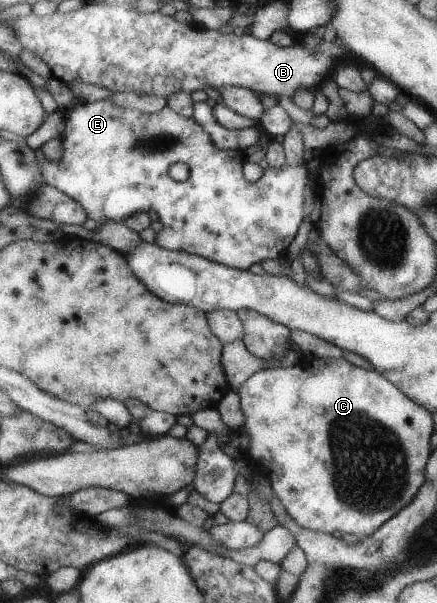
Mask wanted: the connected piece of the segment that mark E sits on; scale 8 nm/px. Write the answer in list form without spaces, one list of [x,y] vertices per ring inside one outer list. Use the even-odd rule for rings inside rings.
[[[102,99],[92,103],[76,102],[63,113],[62,157],[58,164],[46,160],[40,166],[43,182],[81,204],[87,218],[94,220],[97,226],[104,221],[123,221],[131,214],[147,212],[163,224],[154,242],[169,251],[198,255],[243,271],[266,258],[284,256],[304,214],[304,188],[310,178],[304,163],[268,167],[256,182],[249,183],[242,172],[246,161],[242,150],[217,149],[205,128],[192,117],[184,118],[167,106],[153,113],[143,113],[116,106],[110,99]],[[178,161],[186,163],[189,168],[189,176],[182,182],[167,176],[168,166]]]

